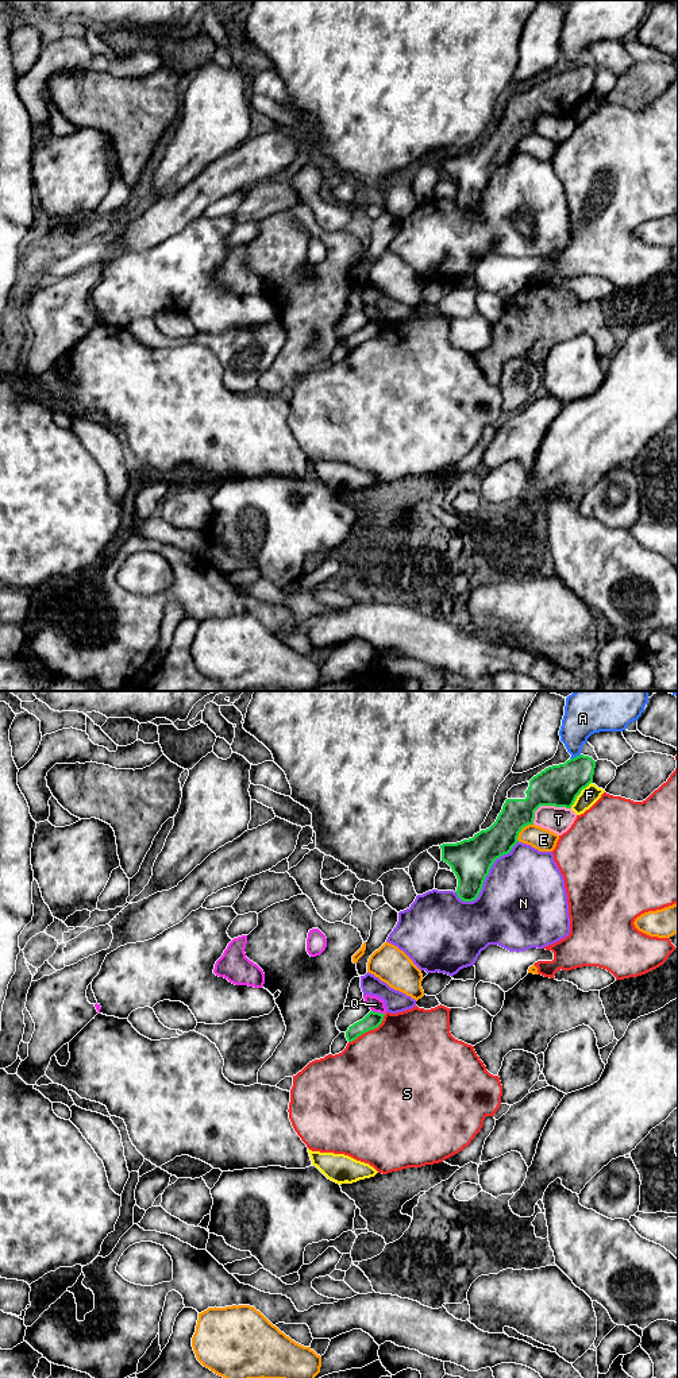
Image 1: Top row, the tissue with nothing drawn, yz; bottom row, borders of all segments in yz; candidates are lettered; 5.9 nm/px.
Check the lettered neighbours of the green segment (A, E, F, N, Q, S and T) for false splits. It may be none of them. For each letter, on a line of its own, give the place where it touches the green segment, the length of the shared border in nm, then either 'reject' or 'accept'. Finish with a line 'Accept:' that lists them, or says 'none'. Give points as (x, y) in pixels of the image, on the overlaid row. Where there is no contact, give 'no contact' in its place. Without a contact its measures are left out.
A: contact yz (574, 757); length 70 nm; reject
E: contact yz (520, 830); length 140 nm; reject
F: contact yz (580, 792); length 200 nm; reject
N: contact yz (485, 877); length 500 nm; reject
Q: contact yz (378, 1012); length 80 nm; reject
S: contact yz (369, 1030); length 280 nm; reject
T: contact yz (546, 805); length 260 nm; reject
Accept: none

